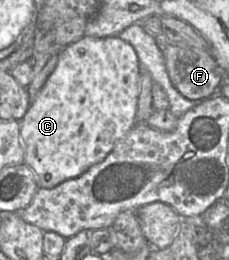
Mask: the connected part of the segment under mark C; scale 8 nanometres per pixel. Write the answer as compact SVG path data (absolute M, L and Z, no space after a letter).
M83 36L64 47L54 71L20 120L24 164L34 172L38 188L51 189L82 175L102 162L116 142L137 125L140 78L141 65L134 48L118 36Z

